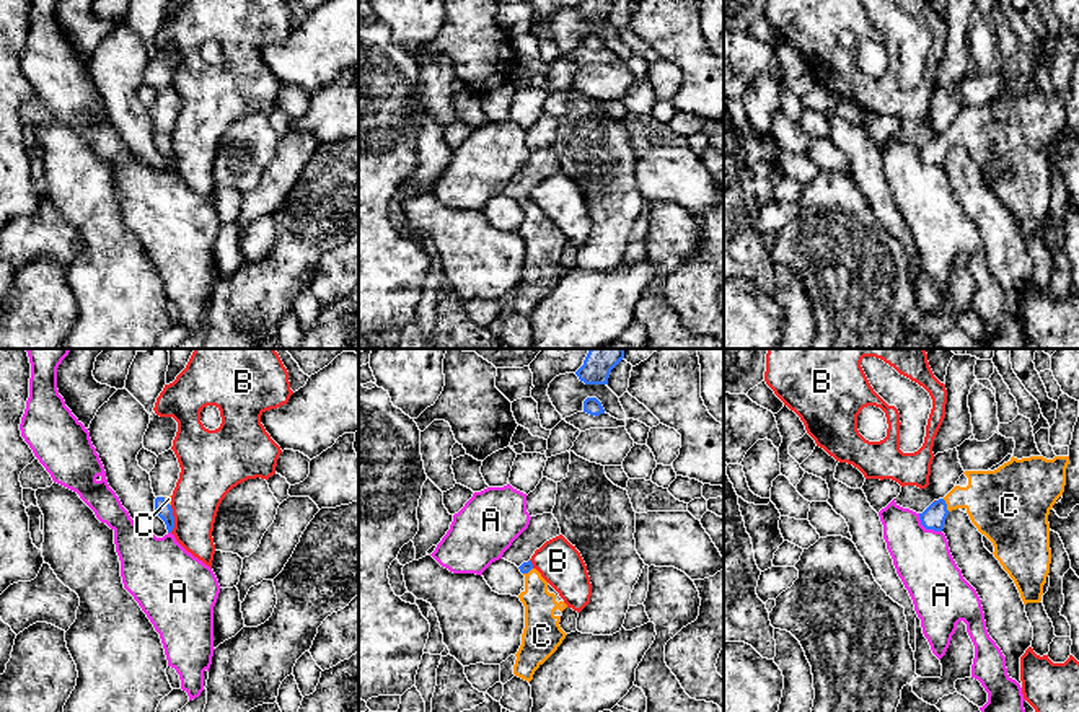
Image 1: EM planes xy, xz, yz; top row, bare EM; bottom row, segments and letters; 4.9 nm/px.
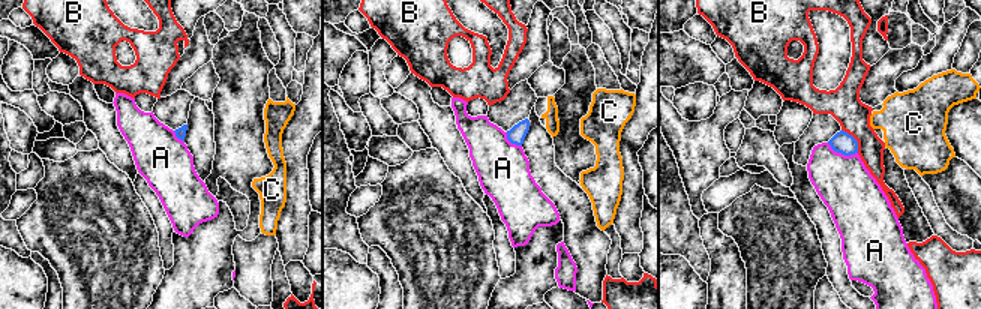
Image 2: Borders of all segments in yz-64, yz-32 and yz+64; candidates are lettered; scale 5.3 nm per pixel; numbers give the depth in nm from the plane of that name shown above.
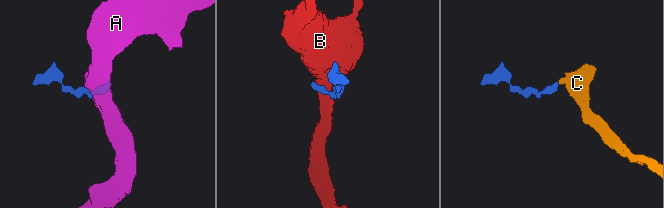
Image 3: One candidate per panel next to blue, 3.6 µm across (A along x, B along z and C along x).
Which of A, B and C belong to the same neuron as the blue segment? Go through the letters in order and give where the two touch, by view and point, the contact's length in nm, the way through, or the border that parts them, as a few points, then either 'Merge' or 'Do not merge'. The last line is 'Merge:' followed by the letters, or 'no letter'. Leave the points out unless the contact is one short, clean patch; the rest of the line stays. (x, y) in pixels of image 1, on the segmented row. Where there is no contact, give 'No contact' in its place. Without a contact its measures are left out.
A: Touches blue at yz (926, 528). Shared border 150 nm. Boundary: yz (918, 514), (920, 522), (926, 528), (941, 531). Do not merge
B: Touches blue at xy (173, 518). Shared border 140 nm. Boundary: xy (170, 505), (173, 517), (171, 531). Do not merge
C: Touches blue at yz (946, 505). Shared border 70 nm. Path across: yz (934, 515), (946, 505), (952, 501), (996, 502). Merge
Merge: C

